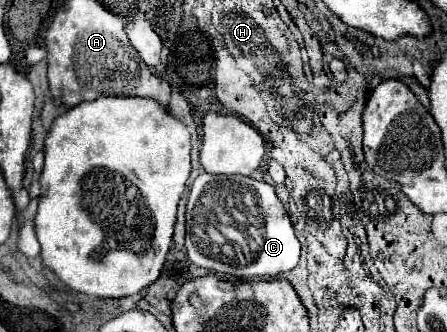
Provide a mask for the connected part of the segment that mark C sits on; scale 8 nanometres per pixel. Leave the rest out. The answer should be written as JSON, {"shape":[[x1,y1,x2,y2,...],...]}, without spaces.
{"shape":[[200,173,192,187,186,205,186,249,188,259,198,267,210,269,220,275,234,275,238,279,262,279,286,273,298,265,300,259,300,241,294,235,292,221,276,197,272,185,256,181,242,175,210,175]]}

